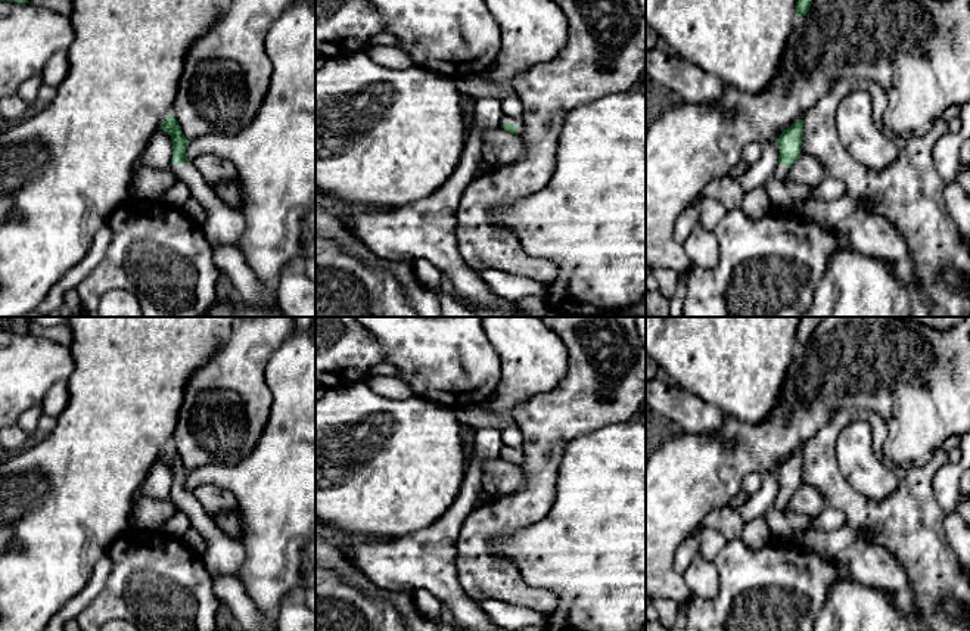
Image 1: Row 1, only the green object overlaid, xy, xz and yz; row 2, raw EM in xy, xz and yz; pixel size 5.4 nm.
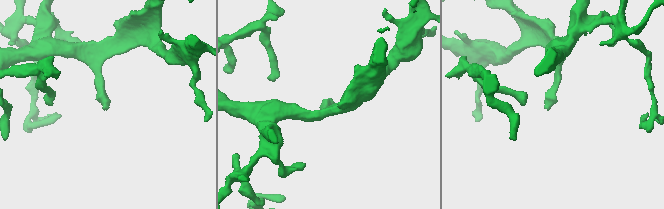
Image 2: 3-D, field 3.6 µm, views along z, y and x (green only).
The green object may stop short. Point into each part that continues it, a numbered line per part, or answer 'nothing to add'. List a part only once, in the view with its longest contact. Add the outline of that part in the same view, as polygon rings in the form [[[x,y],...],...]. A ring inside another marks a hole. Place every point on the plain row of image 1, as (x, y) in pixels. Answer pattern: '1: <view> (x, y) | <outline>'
1: xz (506, 450) | [[[503,447],[501,456],[503,454],[514,454],[517,457],[517,464],[523,463],[523,450],[512,448],[512,447]]]

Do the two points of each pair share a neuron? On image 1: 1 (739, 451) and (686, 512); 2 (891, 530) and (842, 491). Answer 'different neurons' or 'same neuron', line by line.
1: same neuron
2: same neuron

